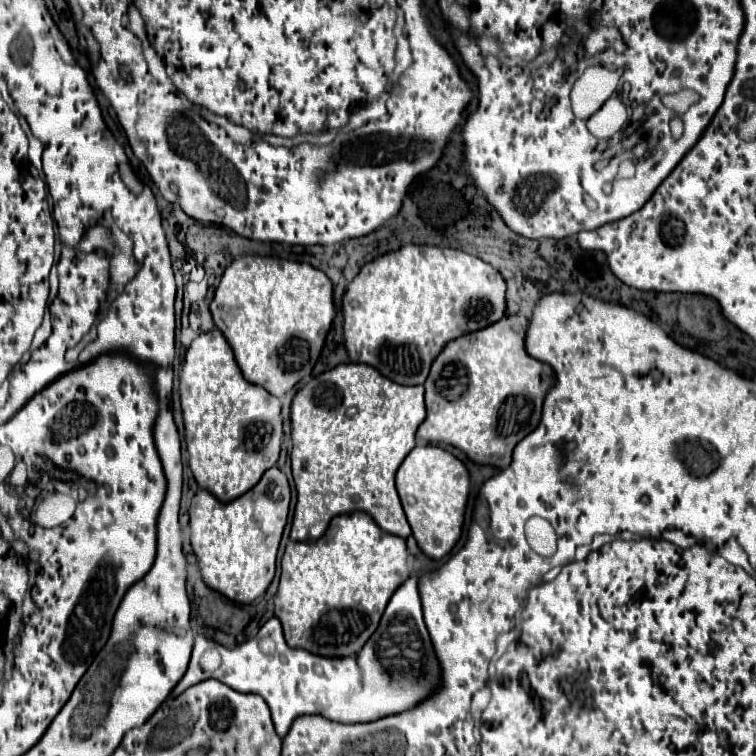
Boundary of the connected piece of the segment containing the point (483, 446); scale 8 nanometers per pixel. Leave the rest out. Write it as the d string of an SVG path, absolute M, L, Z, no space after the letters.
M514 314L448 342L424 382L428 412L416 436L460 448L476 464L506 468L514 446L540 424L542 402L554 382L552 368L526 354L526 328L528 318Z

